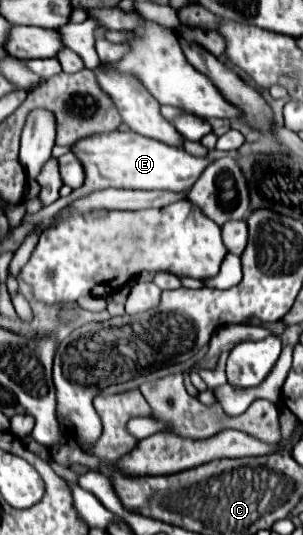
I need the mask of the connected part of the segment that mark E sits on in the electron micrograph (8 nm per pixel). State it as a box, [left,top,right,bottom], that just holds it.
[23,132,211,225]

